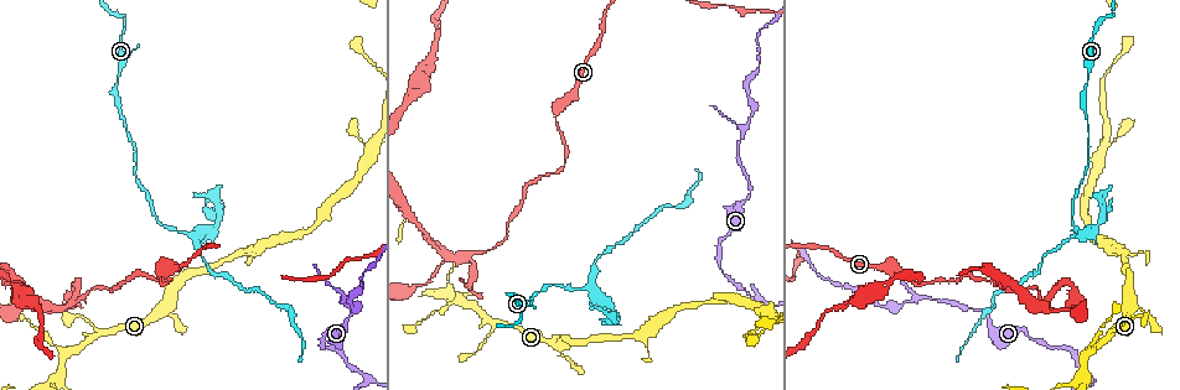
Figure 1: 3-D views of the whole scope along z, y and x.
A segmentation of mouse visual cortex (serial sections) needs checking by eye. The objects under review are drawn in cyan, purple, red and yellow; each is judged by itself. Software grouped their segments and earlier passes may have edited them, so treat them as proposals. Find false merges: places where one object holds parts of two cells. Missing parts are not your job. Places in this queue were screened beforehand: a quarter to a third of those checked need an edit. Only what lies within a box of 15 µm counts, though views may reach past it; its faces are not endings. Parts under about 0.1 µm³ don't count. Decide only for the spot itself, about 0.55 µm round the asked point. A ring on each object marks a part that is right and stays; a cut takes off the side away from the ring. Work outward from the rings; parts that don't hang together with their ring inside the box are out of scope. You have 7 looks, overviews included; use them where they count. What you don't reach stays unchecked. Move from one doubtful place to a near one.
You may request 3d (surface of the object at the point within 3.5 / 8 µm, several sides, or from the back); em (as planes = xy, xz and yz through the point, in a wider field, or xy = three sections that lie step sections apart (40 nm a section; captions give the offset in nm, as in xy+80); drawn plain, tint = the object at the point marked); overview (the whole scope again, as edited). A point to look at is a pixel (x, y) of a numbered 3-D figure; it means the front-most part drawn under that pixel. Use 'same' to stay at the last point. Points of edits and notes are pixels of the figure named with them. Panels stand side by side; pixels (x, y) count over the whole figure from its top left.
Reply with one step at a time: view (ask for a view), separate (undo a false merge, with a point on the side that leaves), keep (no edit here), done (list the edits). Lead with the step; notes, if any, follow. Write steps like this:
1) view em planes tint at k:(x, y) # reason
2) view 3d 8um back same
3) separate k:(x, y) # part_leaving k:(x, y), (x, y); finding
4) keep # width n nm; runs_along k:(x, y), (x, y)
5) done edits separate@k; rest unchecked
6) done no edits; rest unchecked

view 3d 3.5um at 1:(363, 374) # abrupt turn

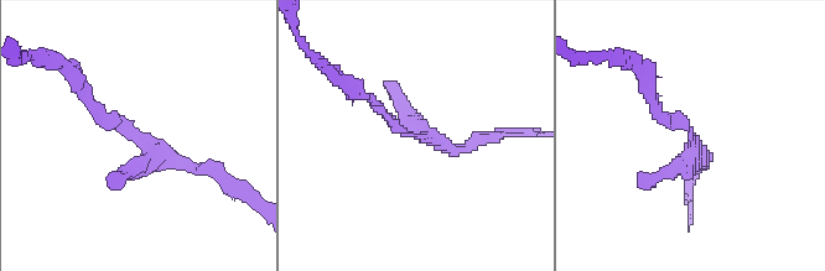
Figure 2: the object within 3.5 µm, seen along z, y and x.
view em xy step 2 tint at 2:(693, 137) # arms 3; arm_widths 100, 150, 200 nm; need the tissue

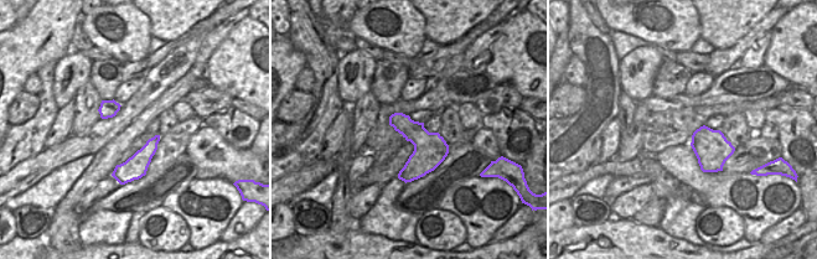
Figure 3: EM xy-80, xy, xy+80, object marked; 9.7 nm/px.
keep # one cell here

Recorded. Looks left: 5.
view 3d 8um at 1:(467, 253)

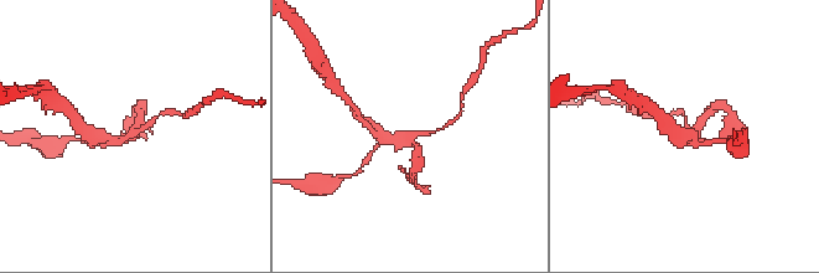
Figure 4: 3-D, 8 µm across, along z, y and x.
view em xy step 1 tint at 4:(412, 136) # arms 3; arm_widths 150, 250, 250 nm; shape alone is not enough

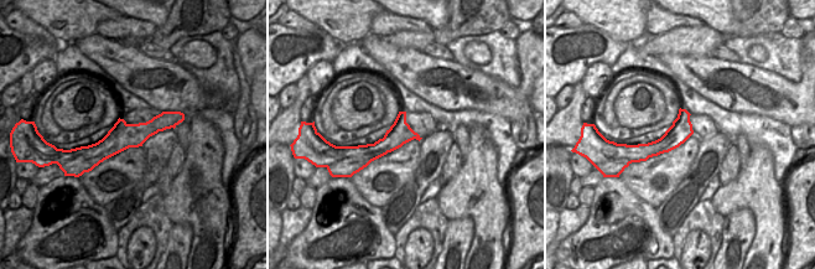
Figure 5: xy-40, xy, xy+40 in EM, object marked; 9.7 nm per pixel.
separate 4:(418, 149) # width 220 nm; border 5:(373, 144), (369, 158), (349, 158); two cells meet here

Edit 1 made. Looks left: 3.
view 3d 8um at 1:(1130, 309) # sharp bend

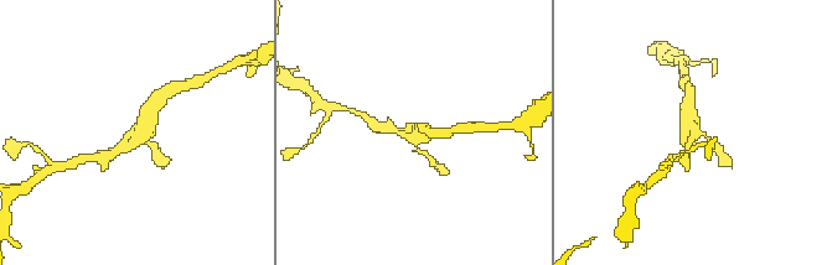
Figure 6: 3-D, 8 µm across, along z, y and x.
view 3d 3.5um back at 6:(418, 134)

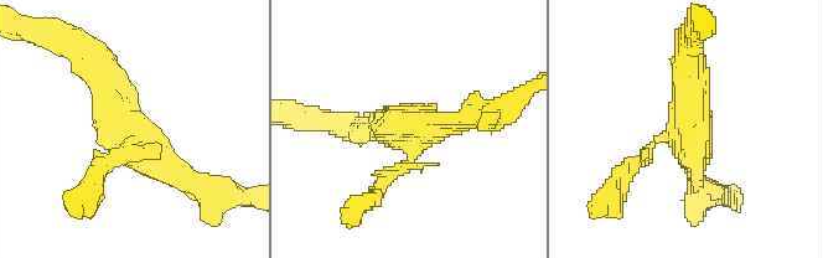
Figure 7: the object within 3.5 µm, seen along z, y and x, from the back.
view em xy step 5 tint at 7:(412, 126)

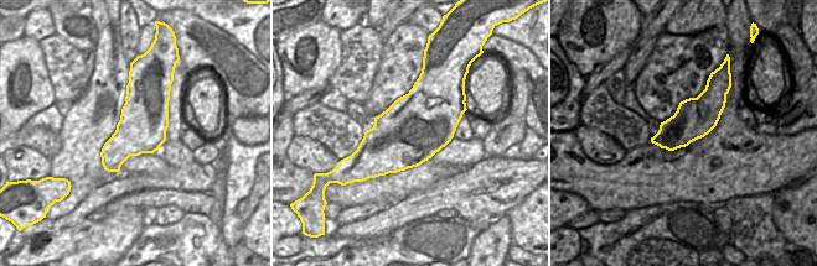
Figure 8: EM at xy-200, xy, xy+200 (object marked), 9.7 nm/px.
keep # runs_along 7:(193, 186), (133, 144), (94, 65); one cell here

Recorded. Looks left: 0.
done edits separate@4; rest unchecked

